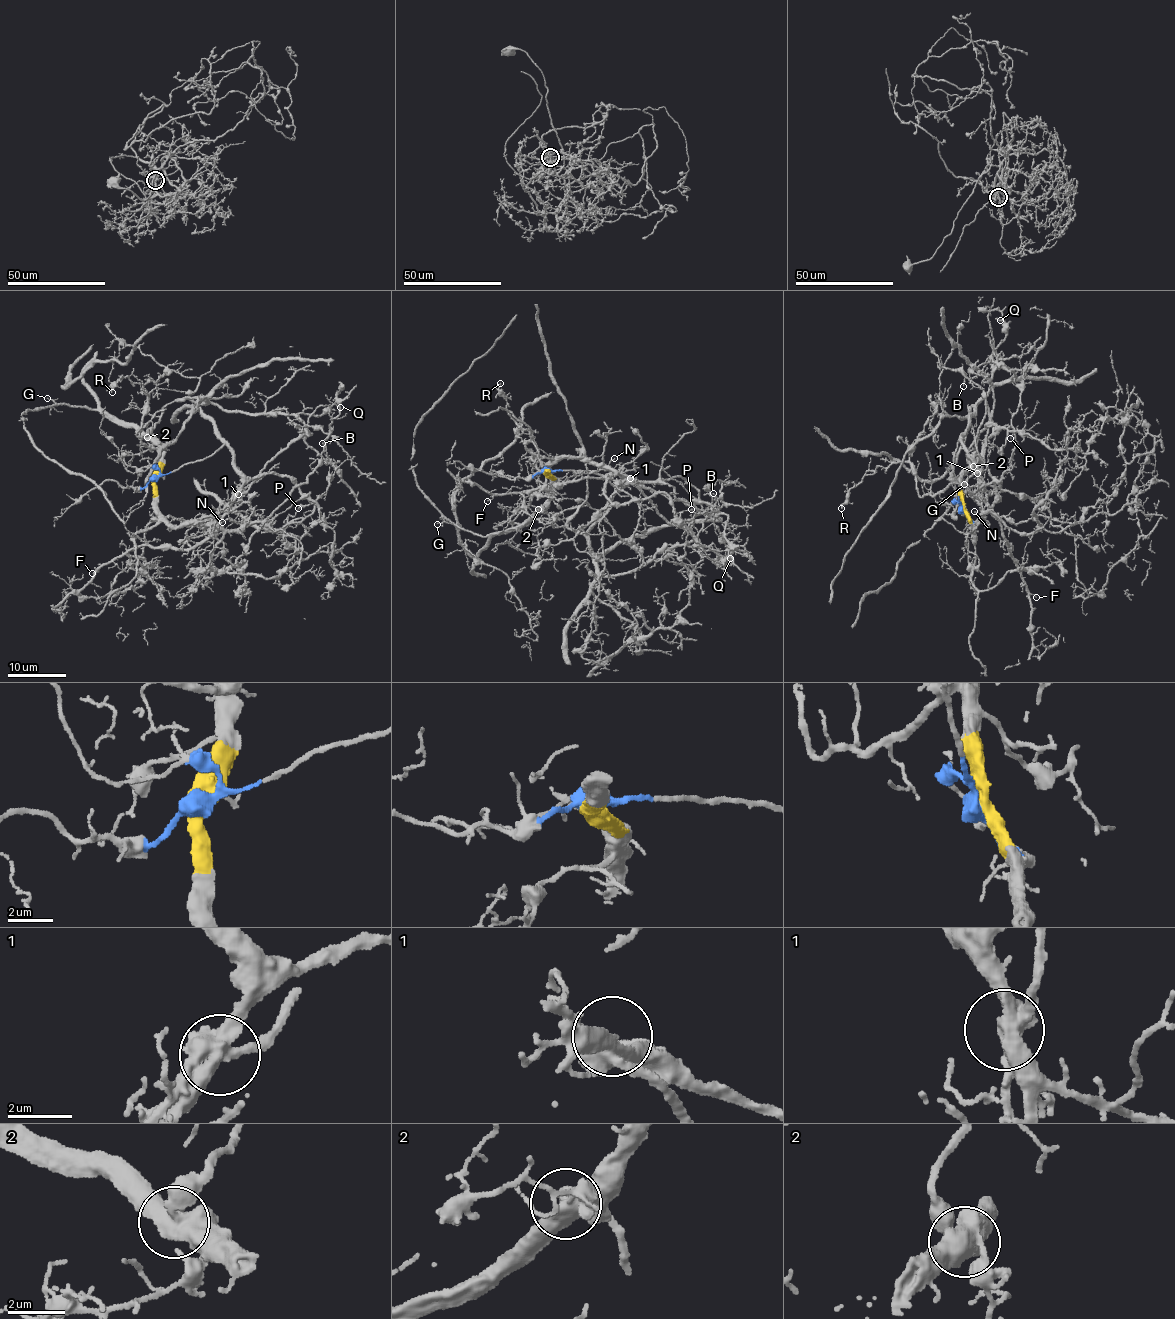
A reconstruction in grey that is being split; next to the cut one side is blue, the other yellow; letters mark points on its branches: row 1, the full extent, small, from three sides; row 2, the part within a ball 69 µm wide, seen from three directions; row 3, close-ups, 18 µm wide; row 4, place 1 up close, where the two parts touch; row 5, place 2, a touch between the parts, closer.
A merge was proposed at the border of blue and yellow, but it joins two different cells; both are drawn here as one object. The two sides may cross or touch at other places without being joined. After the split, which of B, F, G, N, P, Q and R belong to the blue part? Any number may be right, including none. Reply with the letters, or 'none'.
F, P, Q

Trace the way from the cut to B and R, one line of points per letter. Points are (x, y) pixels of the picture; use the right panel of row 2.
B: (962, 509), (976, 540), (979, 516), (996, 493), (976, 450), (986, 411), (983, 391), (966, 377), (963, 386)
R: (962, 509), (956, 480), (939, 492), (920, 496), (908, 462), (867, 470), (841, 509)

